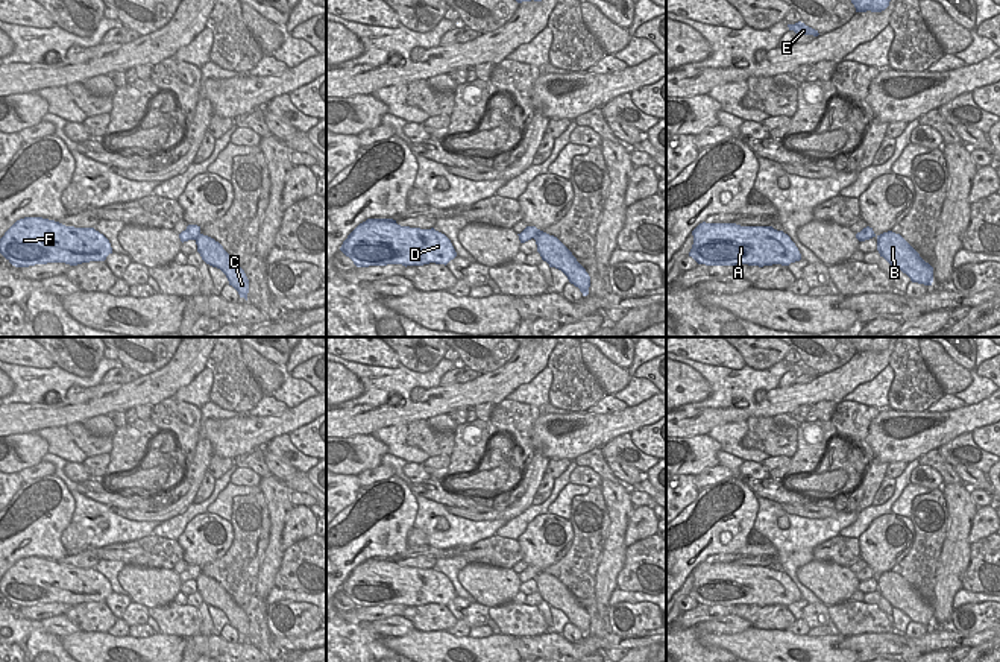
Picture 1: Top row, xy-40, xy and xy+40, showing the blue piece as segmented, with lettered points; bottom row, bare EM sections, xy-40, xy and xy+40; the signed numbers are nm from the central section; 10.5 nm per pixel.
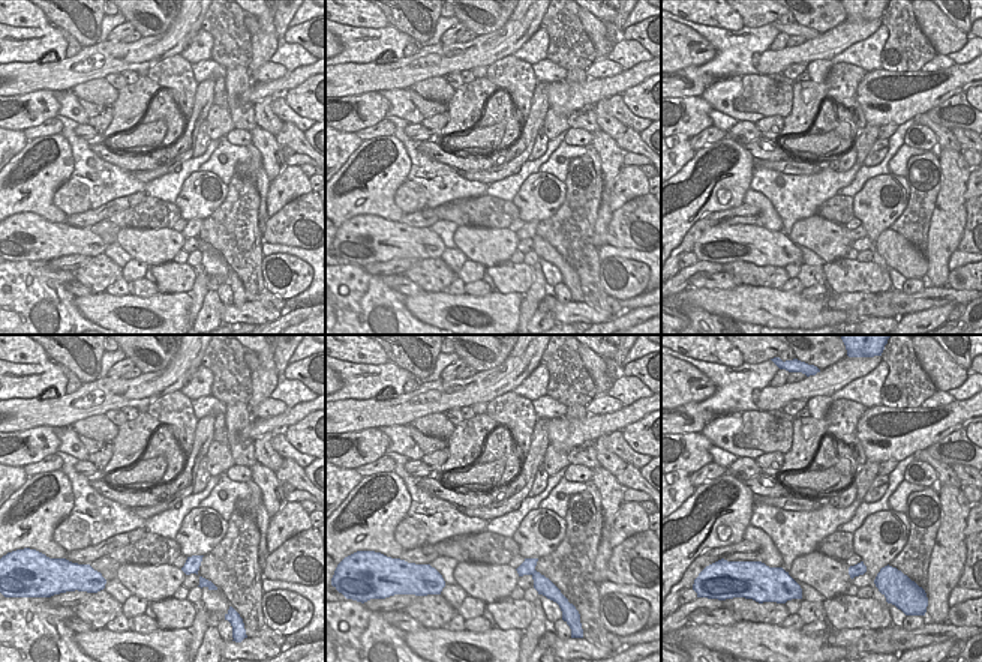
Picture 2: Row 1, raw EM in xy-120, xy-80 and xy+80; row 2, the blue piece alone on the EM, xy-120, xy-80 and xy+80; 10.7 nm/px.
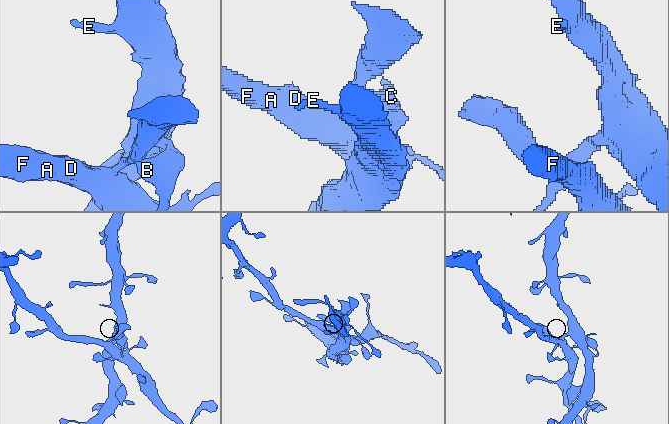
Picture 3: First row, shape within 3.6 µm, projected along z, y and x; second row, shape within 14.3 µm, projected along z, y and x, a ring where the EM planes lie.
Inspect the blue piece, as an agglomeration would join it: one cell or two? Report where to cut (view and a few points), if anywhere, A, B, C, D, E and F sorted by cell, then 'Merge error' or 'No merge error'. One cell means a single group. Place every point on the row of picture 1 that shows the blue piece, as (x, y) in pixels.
Split along xy (542, 231), (534, 239). Groups: A D F / B C E. Merge error.

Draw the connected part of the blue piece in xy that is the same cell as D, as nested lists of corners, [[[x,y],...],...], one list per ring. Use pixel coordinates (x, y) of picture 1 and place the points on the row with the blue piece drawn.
[[[367,219],[343,241],[340,251],[357,267],[448,264],[457,257],[451,240],[436,231],[401,226],[393,219]]]

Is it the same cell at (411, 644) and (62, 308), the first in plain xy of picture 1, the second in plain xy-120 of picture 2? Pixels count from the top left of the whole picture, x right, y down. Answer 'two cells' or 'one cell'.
two cells

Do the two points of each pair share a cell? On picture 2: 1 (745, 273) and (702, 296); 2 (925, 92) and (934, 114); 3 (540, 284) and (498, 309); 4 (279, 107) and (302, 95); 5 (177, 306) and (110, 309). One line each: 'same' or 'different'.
1: different
2: different
3: different
4: different
5: same

